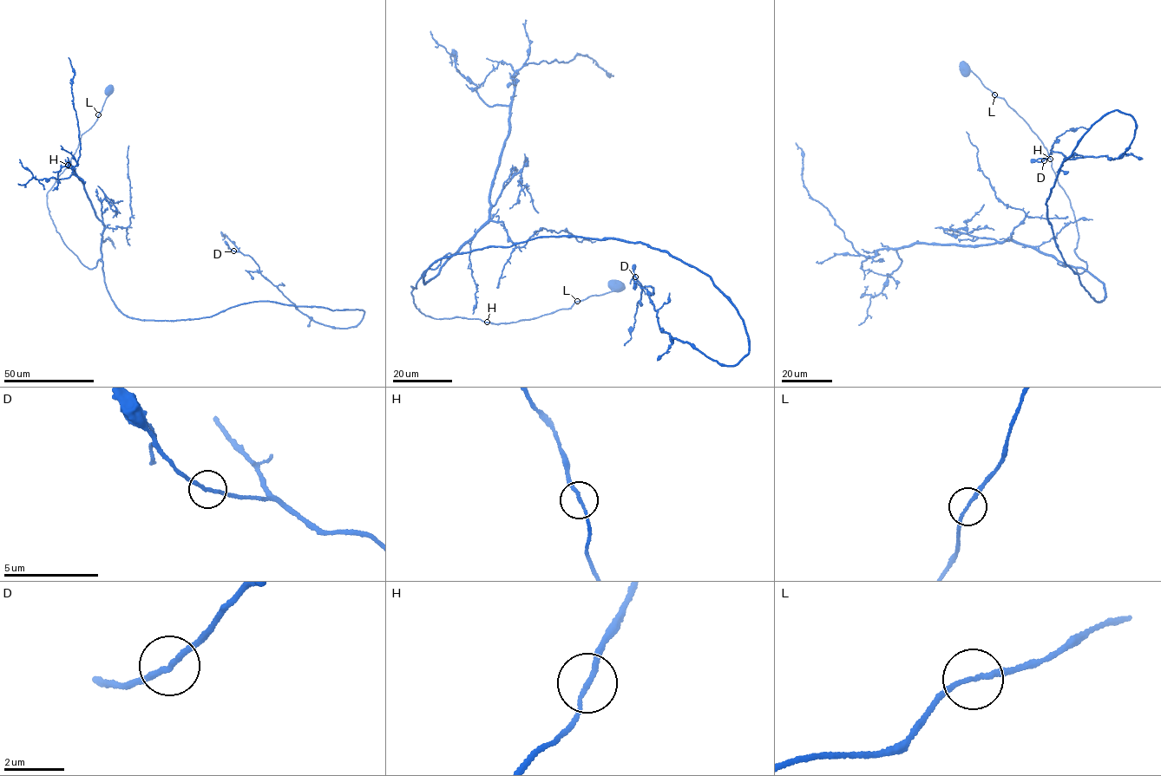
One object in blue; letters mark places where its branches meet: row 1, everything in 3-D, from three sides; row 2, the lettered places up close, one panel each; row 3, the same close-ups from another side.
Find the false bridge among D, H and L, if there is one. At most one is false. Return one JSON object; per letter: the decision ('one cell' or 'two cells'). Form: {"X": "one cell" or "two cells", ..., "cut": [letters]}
{"D": "one cell", "H": "one cell", "L": "one cell", "cut": []}

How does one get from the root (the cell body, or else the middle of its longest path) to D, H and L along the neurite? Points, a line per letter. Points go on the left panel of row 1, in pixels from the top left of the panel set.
D: (108, 88), (47, 200), (118, 309), (361, 320), (318, 323), (233, 251)
H: (108, 88), (109, 94), (97, 119), (81, 135), (68, 165)
L: (108, 88), (109, 94), (98, 114)

